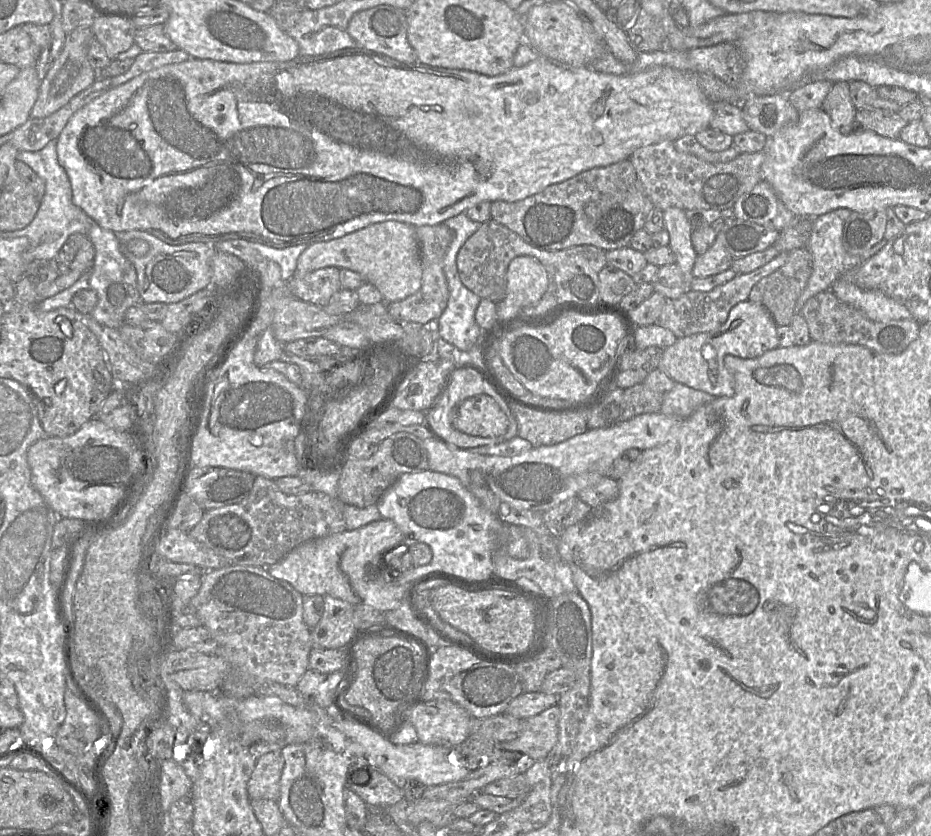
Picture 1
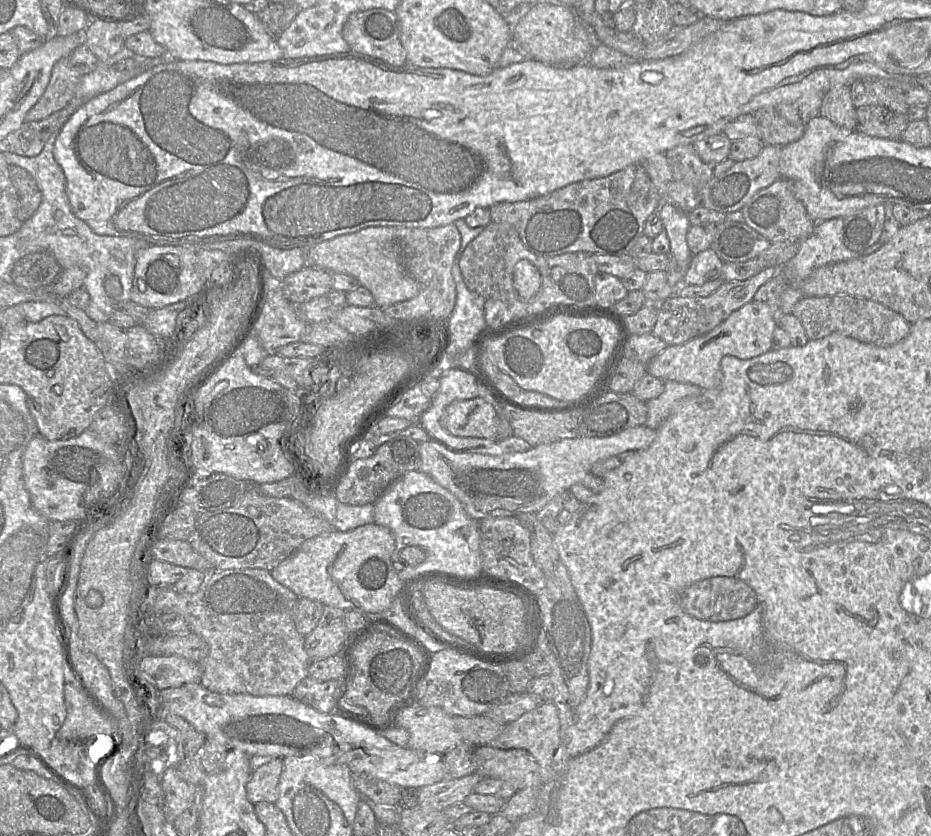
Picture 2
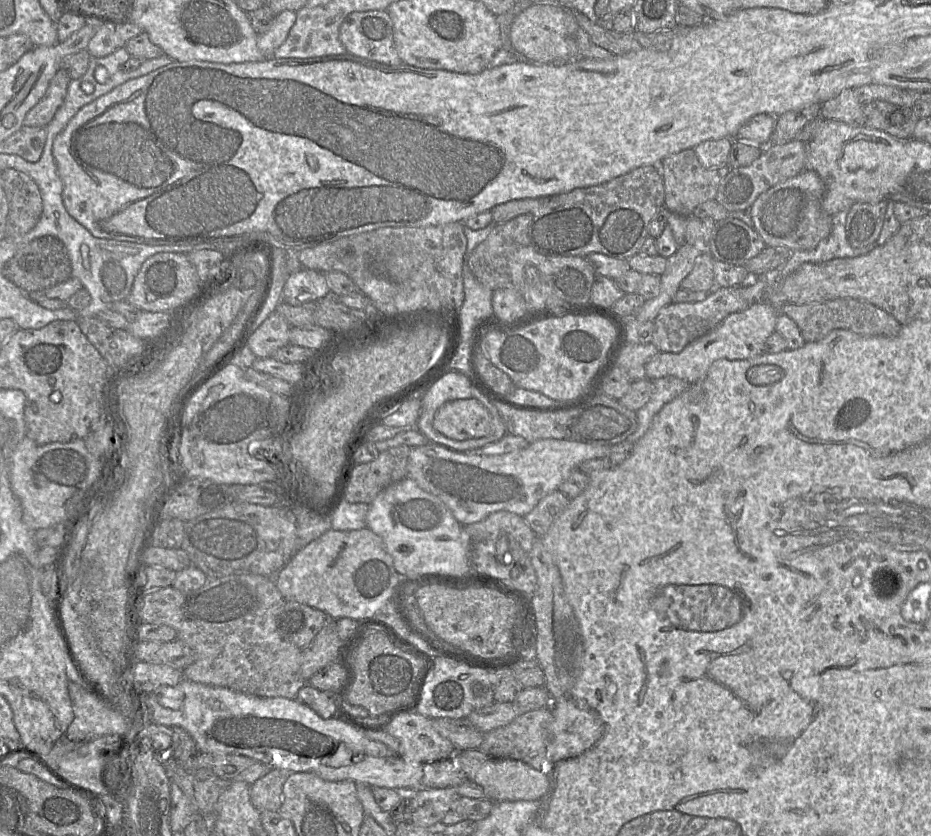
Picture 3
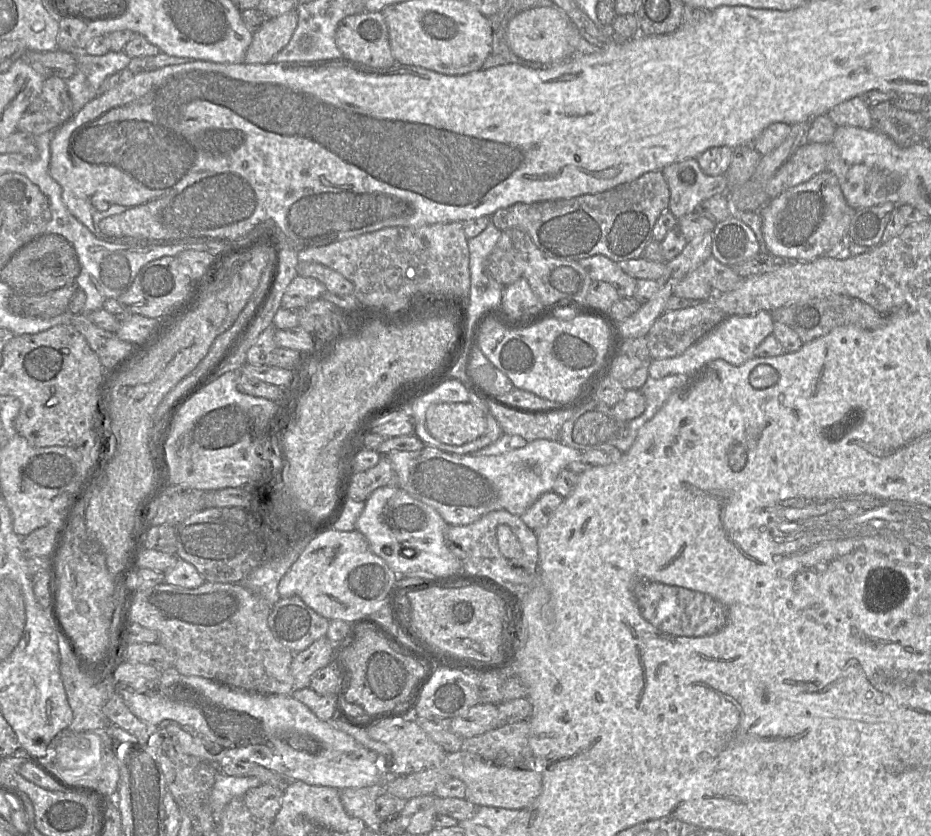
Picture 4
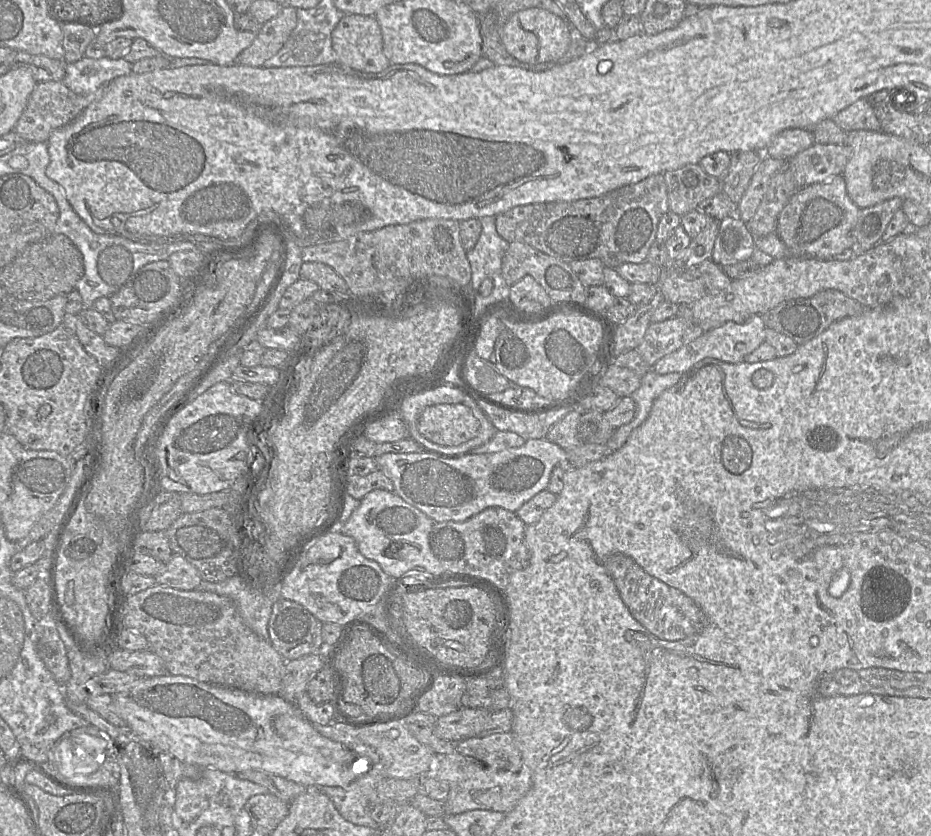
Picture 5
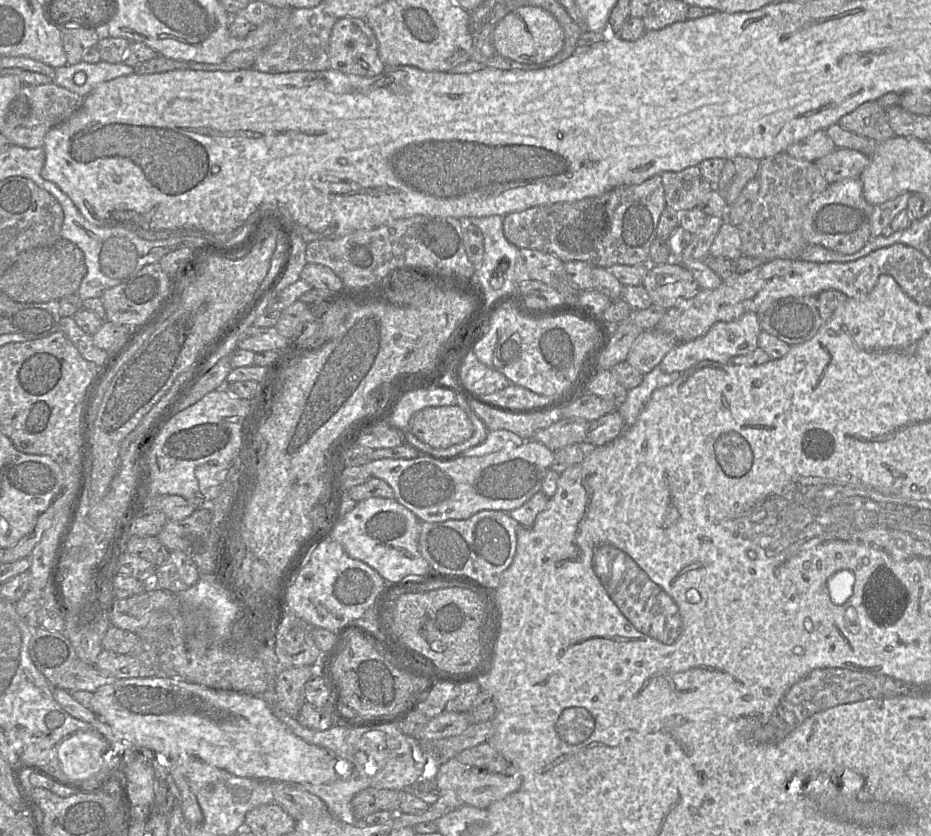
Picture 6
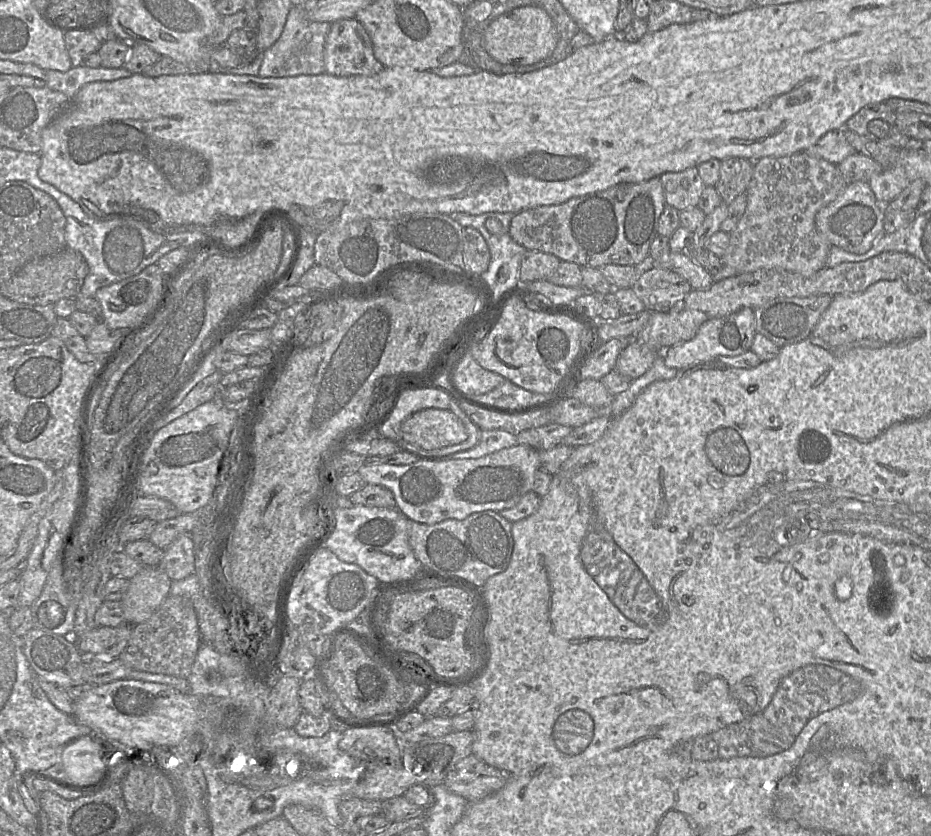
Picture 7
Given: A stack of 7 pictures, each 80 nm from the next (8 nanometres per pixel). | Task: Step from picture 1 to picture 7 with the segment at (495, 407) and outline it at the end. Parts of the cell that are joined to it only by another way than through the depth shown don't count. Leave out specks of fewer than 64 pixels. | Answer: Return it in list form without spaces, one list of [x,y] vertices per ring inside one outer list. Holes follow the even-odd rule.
[[[435,408],[423,409],[404,420],[400,436],[427,451],[457,445],[467,439],[465,427],[454,413]]]

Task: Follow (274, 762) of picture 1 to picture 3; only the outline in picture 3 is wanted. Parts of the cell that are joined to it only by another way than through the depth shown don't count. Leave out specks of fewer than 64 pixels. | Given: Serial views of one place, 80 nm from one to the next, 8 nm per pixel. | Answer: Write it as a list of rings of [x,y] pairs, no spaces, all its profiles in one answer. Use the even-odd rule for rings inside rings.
[[[271,769],[250,785],[252,805],[262,811],[279,811],[282,804],[282,789],[289,775],[287,770]]]

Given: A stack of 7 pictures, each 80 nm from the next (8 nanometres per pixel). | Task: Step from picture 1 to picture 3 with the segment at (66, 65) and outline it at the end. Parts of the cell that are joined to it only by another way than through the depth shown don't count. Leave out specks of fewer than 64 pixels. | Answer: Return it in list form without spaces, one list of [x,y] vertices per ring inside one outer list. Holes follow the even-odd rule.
[[[58,69],[42,98],[25,115],[23,126],[48,126],[65,100],[70,81],[69,75]]]

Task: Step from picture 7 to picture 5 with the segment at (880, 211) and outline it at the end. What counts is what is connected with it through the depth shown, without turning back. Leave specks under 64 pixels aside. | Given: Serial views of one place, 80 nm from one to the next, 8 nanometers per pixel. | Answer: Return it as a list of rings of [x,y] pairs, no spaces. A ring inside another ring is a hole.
[[[837,175],[825,182],[803,187],[794,194],[779,215],[776,233],[794,257],[832,259],[853,247],[853,229],[859,213],[860,208],[848,195],[843,175]]]

